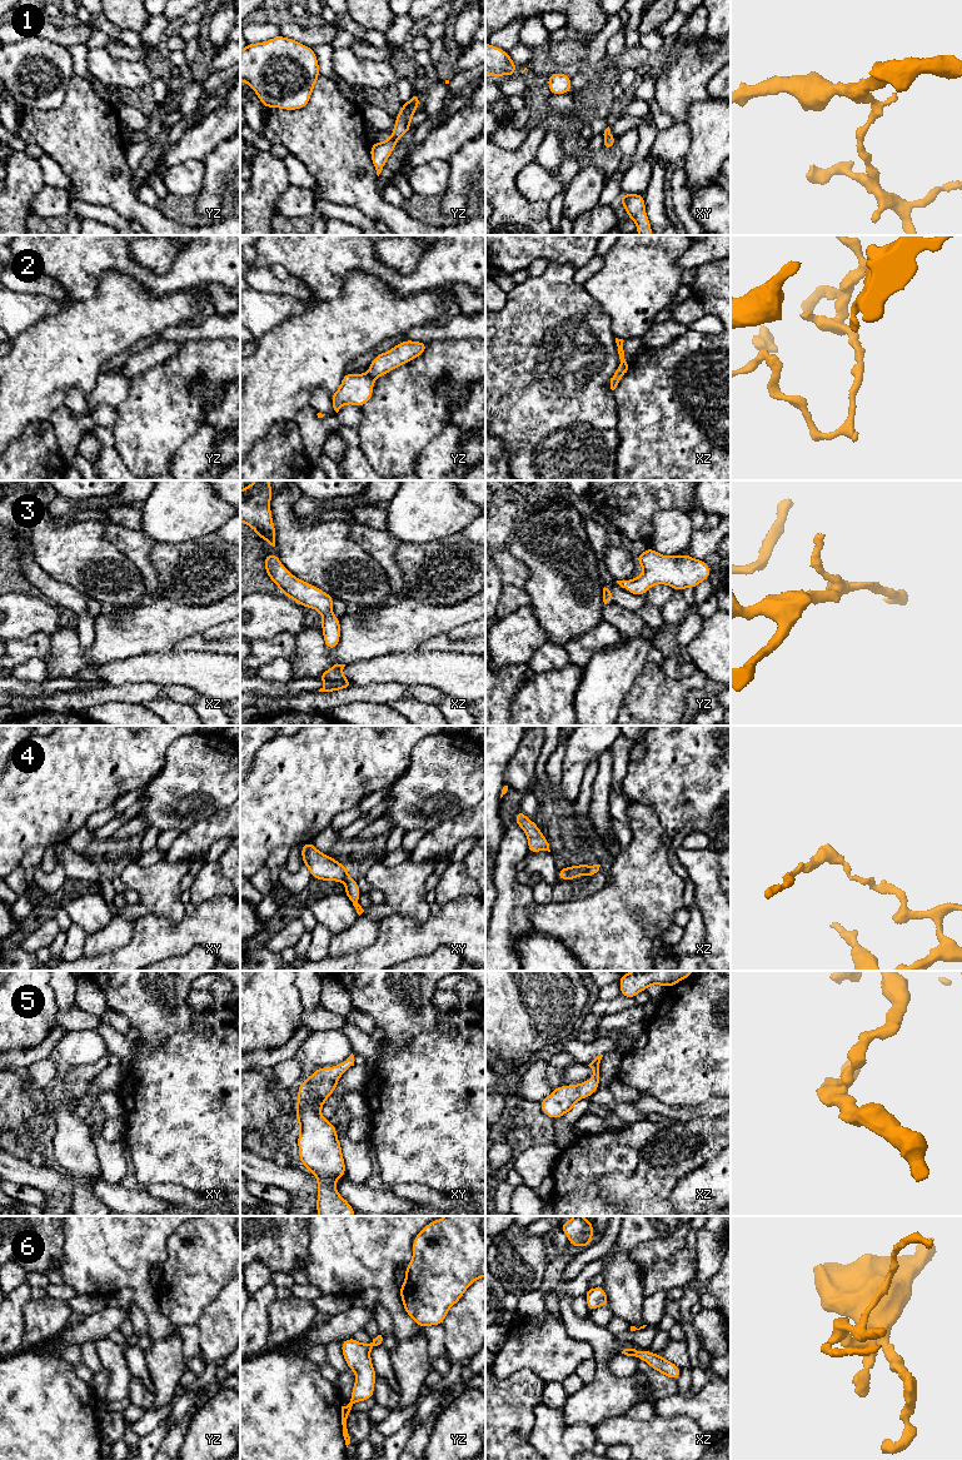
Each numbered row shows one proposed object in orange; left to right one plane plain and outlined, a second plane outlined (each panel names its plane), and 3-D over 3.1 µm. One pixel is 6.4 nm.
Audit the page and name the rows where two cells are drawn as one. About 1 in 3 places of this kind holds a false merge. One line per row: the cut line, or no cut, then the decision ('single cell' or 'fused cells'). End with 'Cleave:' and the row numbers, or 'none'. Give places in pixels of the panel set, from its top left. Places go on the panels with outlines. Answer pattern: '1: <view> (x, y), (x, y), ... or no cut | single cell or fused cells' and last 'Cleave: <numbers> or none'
1: no cut | single cell
2: yz (368, 373), (373, 379) | fused cells
3: no cut | single cell
4: xz (589, 867), (584, 873) | fused cells
5: no cut | single cell
6: no cut | single cell
Cleave: 2, 4

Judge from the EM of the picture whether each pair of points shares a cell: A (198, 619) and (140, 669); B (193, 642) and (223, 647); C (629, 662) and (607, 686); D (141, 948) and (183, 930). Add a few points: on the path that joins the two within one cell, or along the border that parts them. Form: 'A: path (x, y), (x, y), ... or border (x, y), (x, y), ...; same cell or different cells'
A: border (173, 648), (145, 652), (131, 657); different cells
B: path (200, 643), (215, 647); same cell
C: path (623, 668), (612, 679); same cell
D: path (151, 941), (154, 938), (173, 938); same cell

